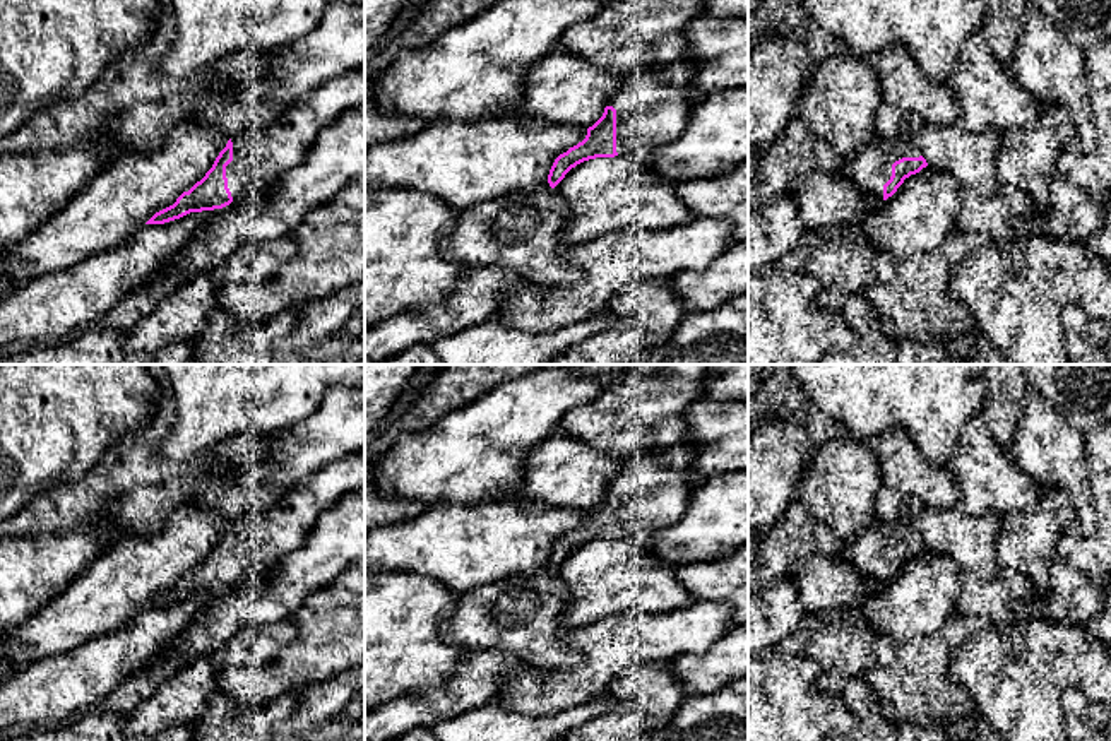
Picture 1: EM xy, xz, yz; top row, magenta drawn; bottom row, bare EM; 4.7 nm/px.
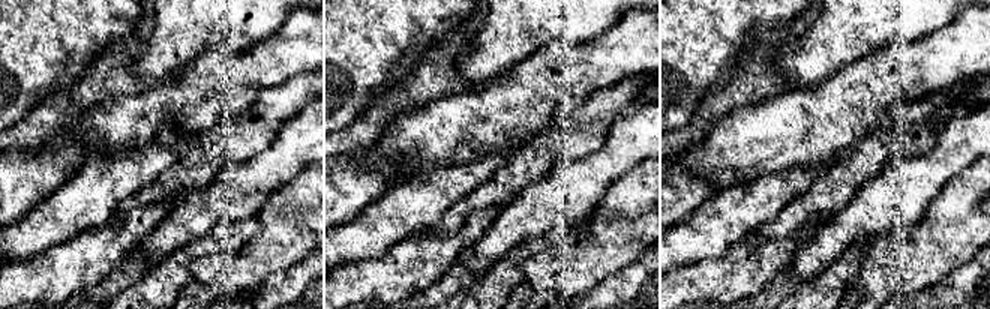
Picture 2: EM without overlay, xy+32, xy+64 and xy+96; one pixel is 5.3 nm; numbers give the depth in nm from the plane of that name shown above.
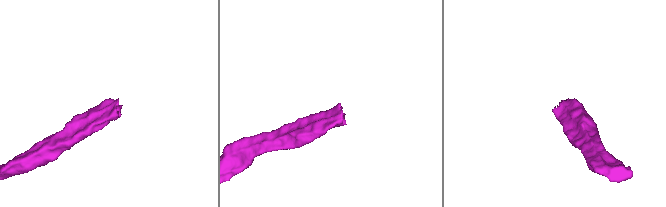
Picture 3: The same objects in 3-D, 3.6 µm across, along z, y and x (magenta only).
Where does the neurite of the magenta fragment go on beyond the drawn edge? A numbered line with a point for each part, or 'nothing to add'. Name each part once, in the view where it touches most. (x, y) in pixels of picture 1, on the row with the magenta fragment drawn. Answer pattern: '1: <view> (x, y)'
1: yz (870, 166)

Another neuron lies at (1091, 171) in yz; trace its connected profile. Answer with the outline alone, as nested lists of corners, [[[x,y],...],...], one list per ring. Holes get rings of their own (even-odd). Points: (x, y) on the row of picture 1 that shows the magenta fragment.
[[[1111,39],[1085,51],[1085,74],[1096,125],[1096,149],[1092,152],[1060,151],[1055,171],[1106,207],[1111,200]]]

